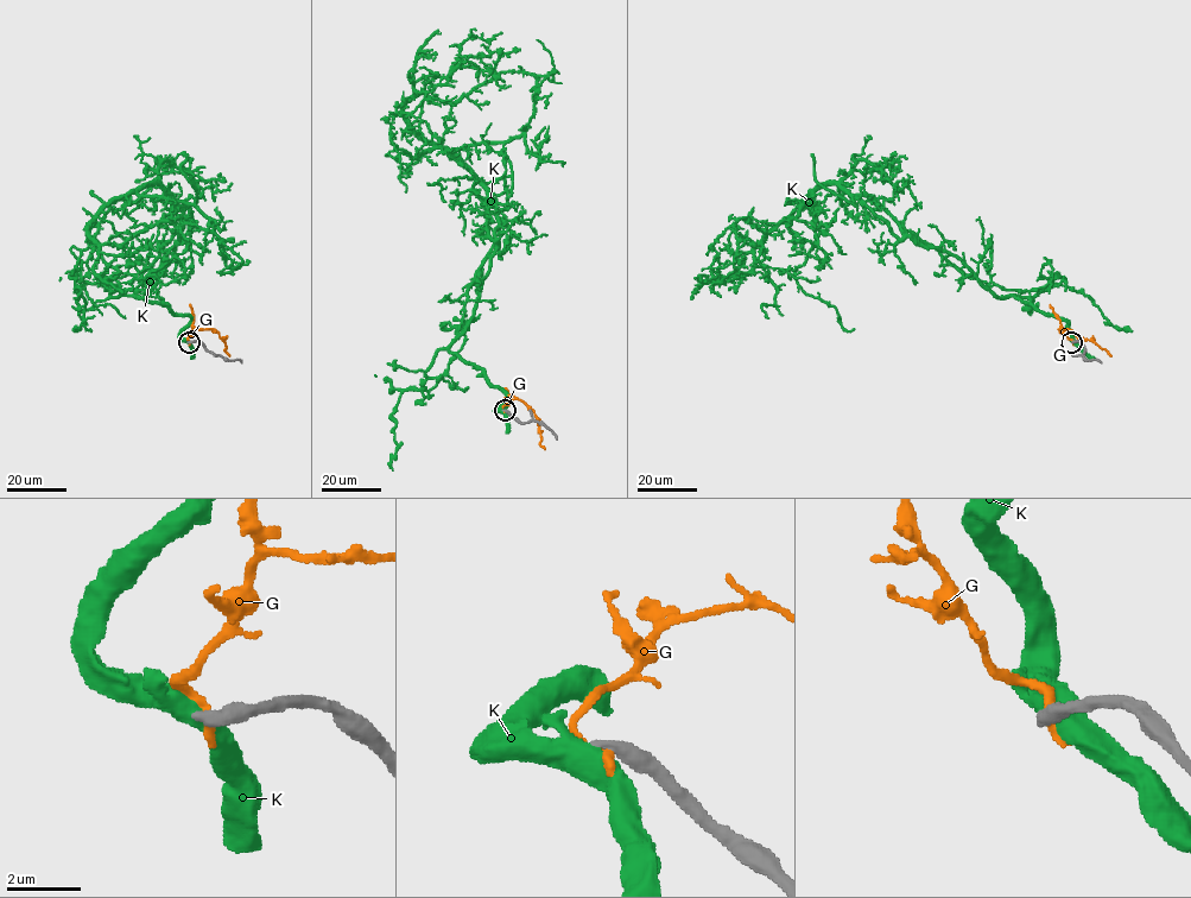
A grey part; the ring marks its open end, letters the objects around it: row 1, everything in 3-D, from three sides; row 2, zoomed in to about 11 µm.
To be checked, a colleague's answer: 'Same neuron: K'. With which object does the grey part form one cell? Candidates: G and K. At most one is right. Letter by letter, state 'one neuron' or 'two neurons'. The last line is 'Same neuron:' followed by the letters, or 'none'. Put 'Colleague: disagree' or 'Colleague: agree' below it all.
G: two neurons
K: two neurons
Same neuron: none
Colleague: disagree

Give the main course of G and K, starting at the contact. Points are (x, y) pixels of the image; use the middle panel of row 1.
G: (504, 410), (502, 408), (511, 399), (519, 399), (530, 408), (537, 417), (540, 444), (545, 449)
K: (504, 411), (449, 351), (495, 248), (489, 193), (403, 106), (557, 71), (532, 99)

